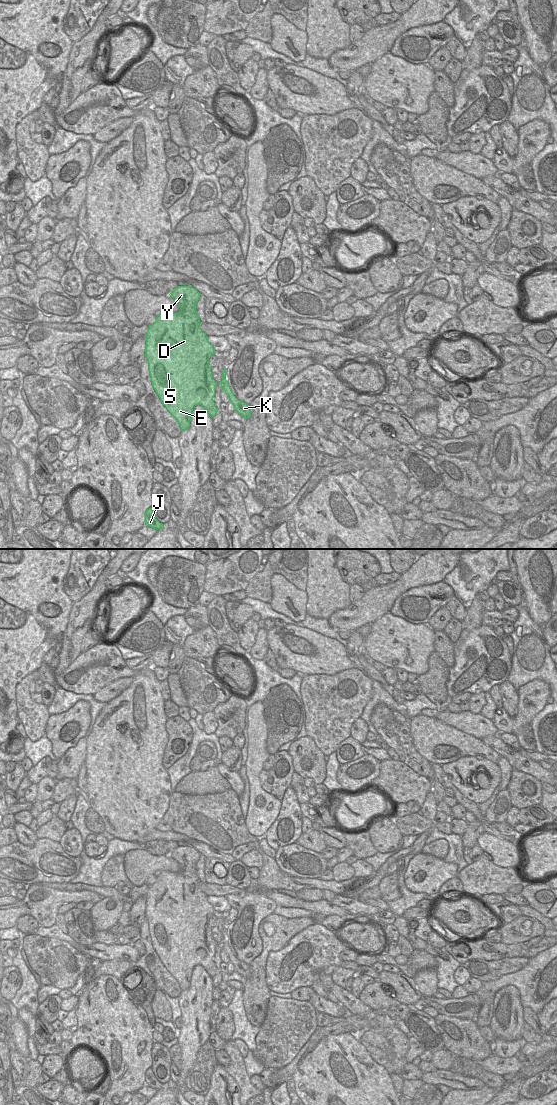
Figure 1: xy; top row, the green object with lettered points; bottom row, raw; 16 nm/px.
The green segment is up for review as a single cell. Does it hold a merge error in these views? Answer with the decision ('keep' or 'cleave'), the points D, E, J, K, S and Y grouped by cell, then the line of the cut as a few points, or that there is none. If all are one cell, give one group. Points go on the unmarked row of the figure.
keep | D E J K S Y | no cut

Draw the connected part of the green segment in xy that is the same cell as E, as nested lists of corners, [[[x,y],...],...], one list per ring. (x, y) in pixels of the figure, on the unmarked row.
[[[178,846],[169,855],[179,863],[181,871],[162,871],[156,877],[156,882],[149,885],[145,917],[153,948],[183,991],[190,987],[196,965],[201,965],[211,978],[218,972],[213,961],[217,943],[208,924],[209,918],[216,913],[207,900],[208,896],[200,888],[202,882],[197,875],[196,864],[201,854],[192,846]]]

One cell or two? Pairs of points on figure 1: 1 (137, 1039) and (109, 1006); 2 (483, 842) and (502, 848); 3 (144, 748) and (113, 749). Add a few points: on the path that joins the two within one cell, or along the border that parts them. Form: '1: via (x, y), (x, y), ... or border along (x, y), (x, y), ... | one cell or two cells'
1: via (129, 1031), (112, 1014) | one cell
2: via (488, 843), (497, 848) | one cell
3: via (136, 749), (121, 749) | one cell

